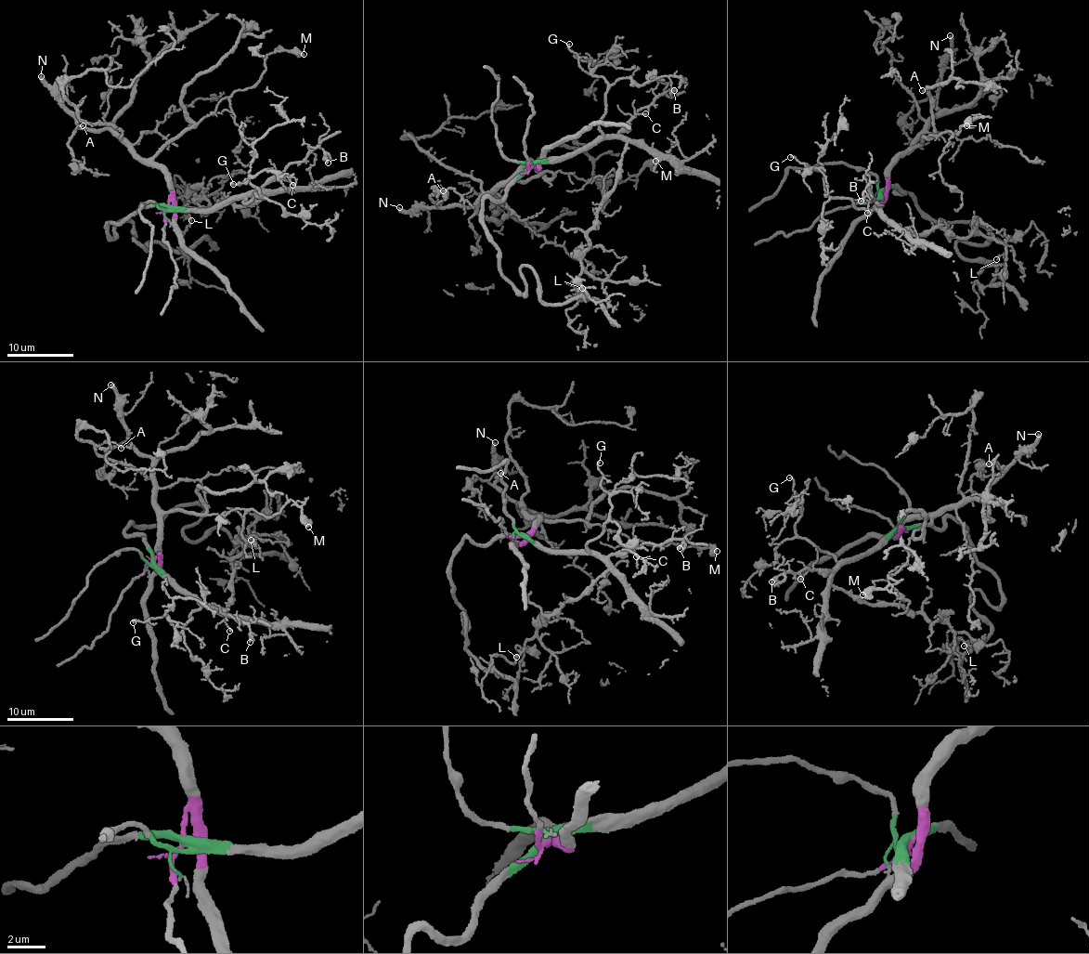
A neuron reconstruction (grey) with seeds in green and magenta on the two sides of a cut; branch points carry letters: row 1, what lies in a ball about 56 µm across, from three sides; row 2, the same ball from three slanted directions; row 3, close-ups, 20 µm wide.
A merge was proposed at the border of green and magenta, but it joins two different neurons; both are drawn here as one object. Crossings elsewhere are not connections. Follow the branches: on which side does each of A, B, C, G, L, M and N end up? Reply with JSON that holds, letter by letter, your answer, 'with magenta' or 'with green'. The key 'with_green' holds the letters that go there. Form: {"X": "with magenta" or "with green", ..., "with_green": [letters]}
{"A": "with magenta", "B": "with green", "C": "with green", "G": "with green", "L": "with green", "M": "with magenta", "N": "with magenta", "with_green": ["B", "C", "G", "L"]}

